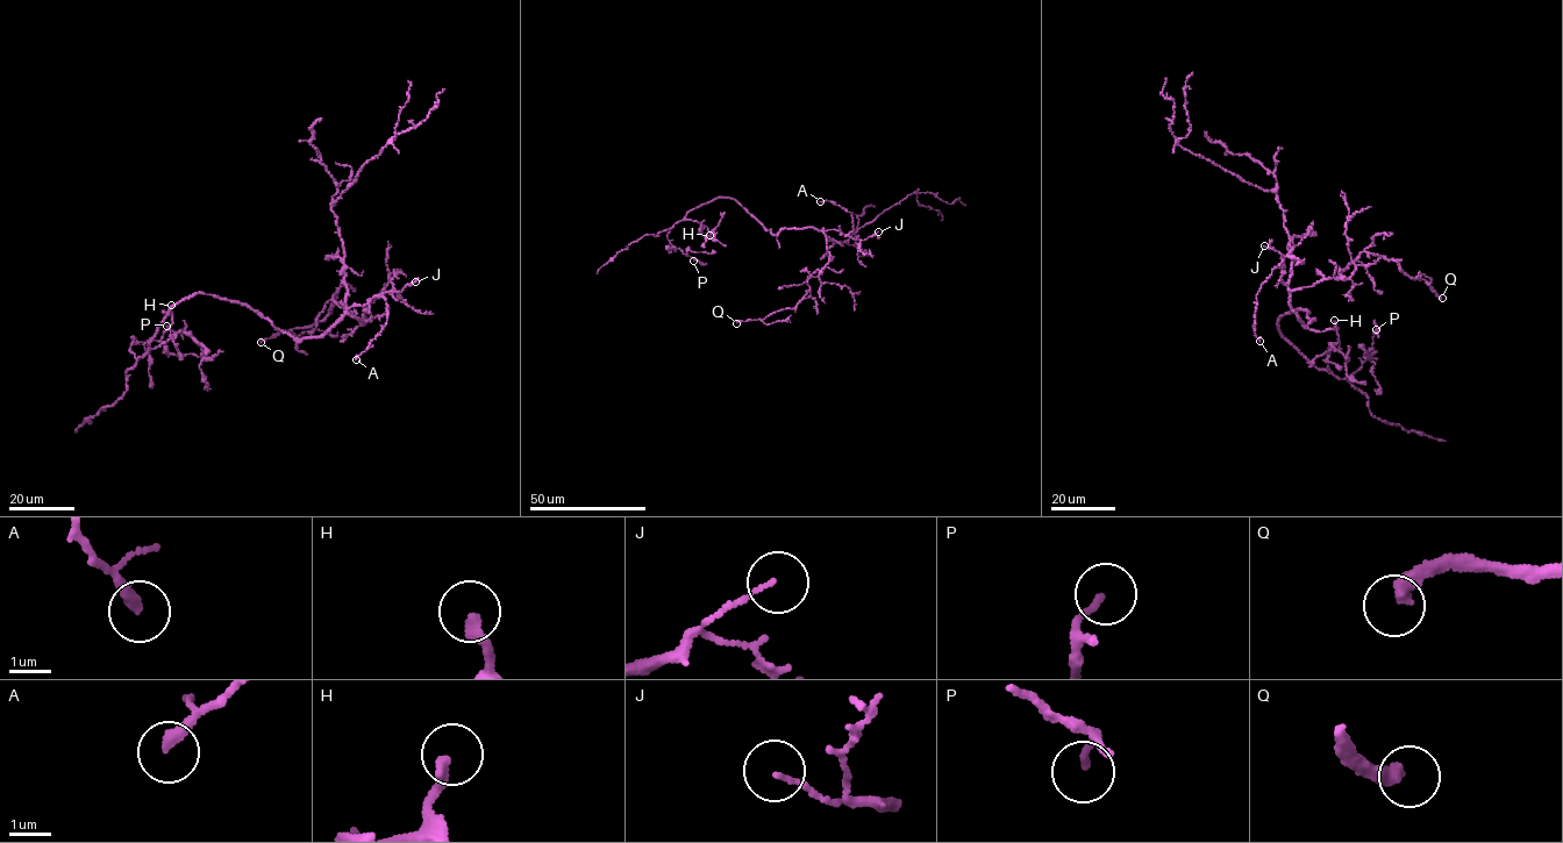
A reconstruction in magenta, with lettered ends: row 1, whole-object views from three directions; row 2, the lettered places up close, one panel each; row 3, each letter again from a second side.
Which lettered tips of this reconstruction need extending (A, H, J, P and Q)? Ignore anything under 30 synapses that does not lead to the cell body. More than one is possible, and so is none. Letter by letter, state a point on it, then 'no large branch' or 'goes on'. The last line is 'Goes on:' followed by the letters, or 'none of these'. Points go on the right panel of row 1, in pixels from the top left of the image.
A: place (1260, 341); no large branch
H: place (1334, 320); goes on
J: place (1264, 245); no large branch
P: place (1376, 329); no large branch
Q: place (1442, 298); goes on
Goes on: H, Q

